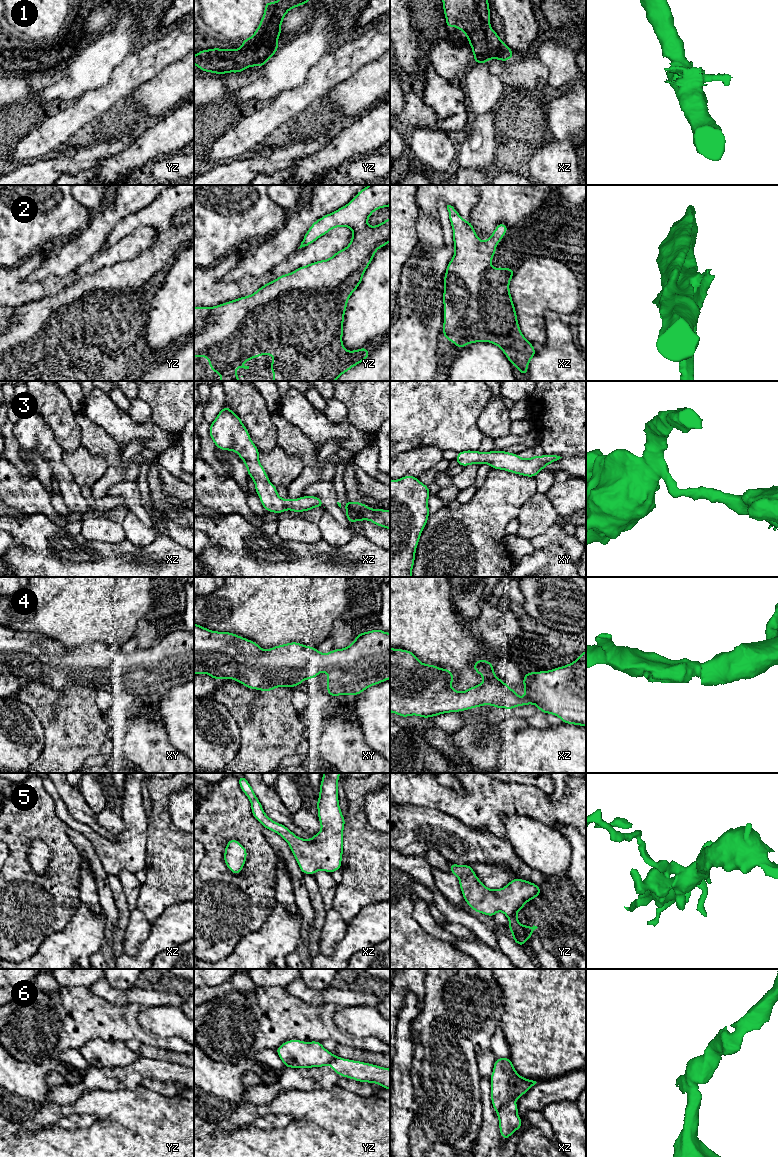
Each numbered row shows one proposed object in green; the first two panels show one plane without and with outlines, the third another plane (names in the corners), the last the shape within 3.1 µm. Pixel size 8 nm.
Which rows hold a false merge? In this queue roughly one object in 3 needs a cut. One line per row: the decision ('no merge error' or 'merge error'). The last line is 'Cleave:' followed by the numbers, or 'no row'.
1: no merge error
2: no merge error
3: no merge error
4: no merge error
5: no merge error
6: merge error
Cleave: 6

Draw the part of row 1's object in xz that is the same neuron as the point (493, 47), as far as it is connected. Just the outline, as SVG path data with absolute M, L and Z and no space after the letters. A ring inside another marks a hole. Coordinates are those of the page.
M442 0L446 27L460 29L469 41L478 64L490 59L502 62L513 57L514 52L491 29L488 0Z

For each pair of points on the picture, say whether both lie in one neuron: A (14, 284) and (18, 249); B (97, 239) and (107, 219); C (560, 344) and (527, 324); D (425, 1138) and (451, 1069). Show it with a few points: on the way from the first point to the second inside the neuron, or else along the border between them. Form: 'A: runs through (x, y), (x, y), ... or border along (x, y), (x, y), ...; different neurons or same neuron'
A: border along (36, 252), (10, 268); different neurons
B: runs through (97, 234), (102, 224); same neuron
C: border along (546, 311), (544, 313), (546, 342), (543, 345); different neurons
D: runs through (442, 1121), (447, 1116), (447, 1086); same neuron

